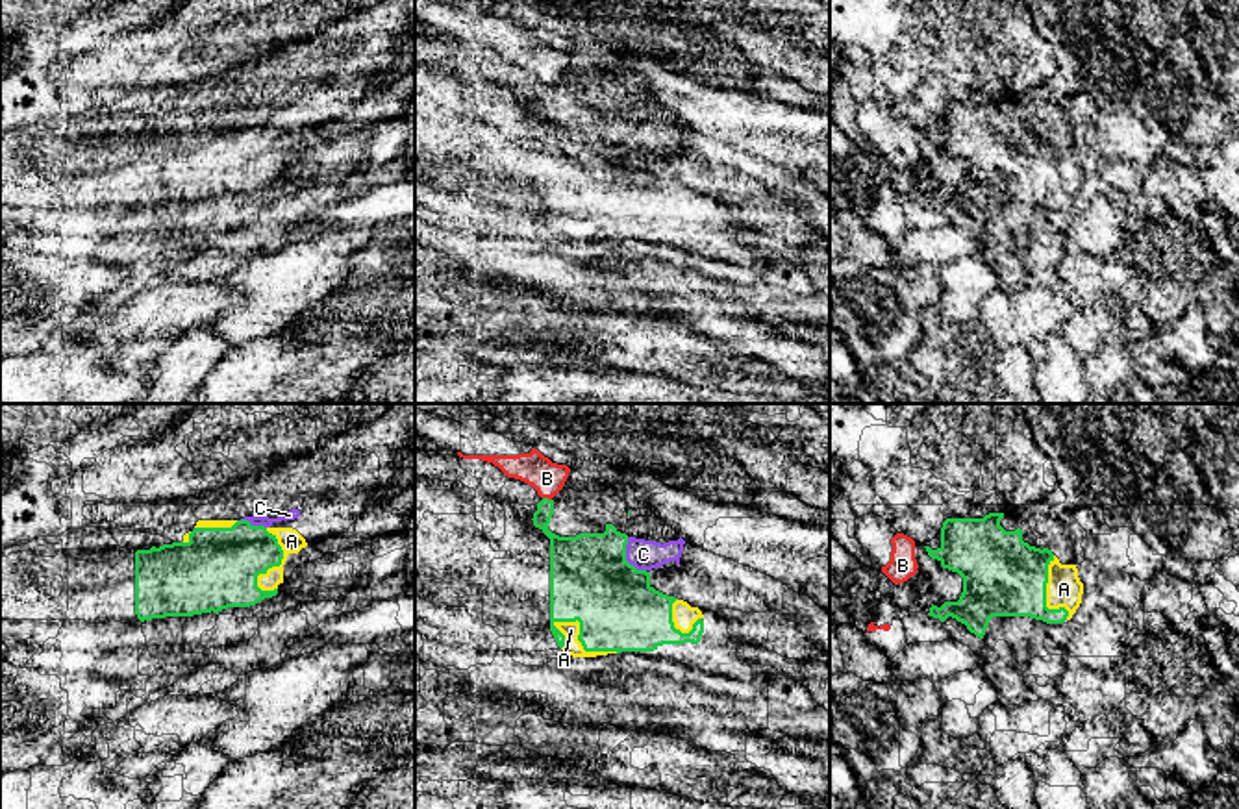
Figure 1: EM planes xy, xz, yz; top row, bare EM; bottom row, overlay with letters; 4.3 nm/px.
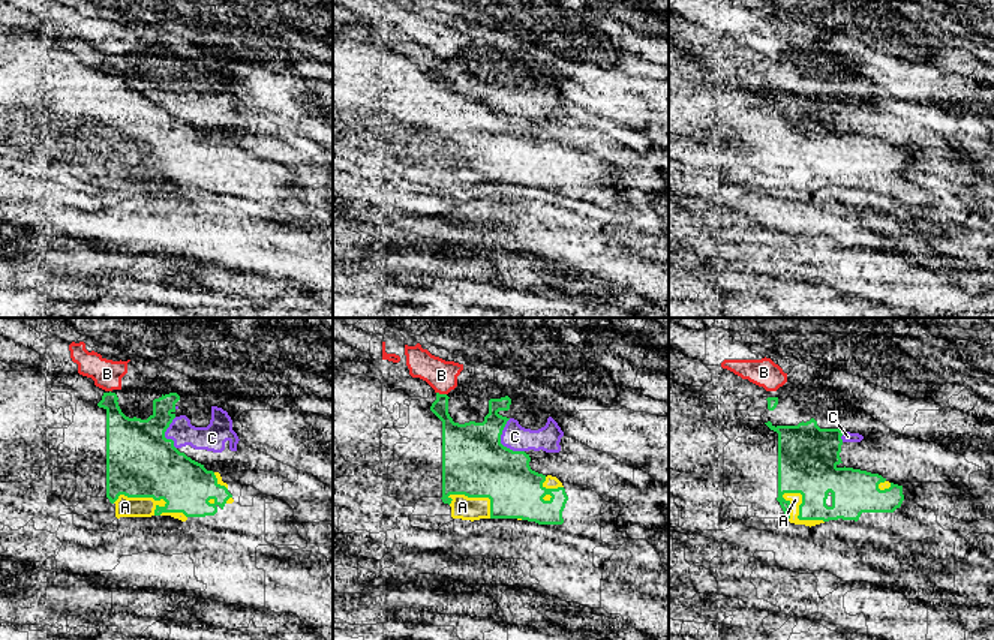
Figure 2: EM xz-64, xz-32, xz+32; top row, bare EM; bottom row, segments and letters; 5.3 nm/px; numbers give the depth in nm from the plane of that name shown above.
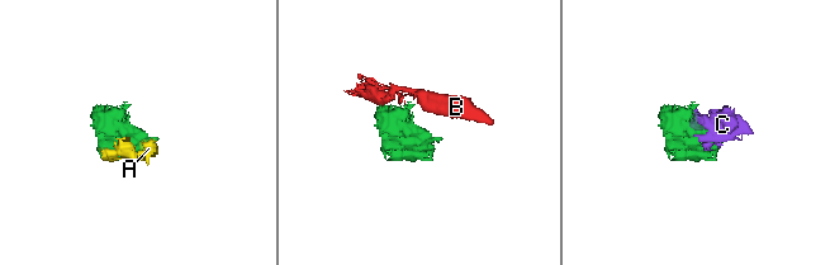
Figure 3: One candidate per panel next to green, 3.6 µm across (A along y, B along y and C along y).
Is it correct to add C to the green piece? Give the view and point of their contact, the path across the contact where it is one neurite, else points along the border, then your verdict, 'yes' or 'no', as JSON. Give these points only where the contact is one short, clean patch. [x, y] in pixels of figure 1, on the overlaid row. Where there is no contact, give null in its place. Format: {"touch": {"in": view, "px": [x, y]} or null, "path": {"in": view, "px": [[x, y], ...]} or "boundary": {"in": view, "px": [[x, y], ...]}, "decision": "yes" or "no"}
{"touch": {"in": "xz", "px": [625, 558]}, "decision": "no"}

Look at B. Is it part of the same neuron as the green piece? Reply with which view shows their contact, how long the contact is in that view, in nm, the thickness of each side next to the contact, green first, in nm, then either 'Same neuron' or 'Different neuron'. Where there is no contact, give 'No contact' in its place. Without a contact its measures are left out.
Touches green in xz. Shared border 40 nm. Thickness 140 nm (green) against 150 nm. Different neuron

